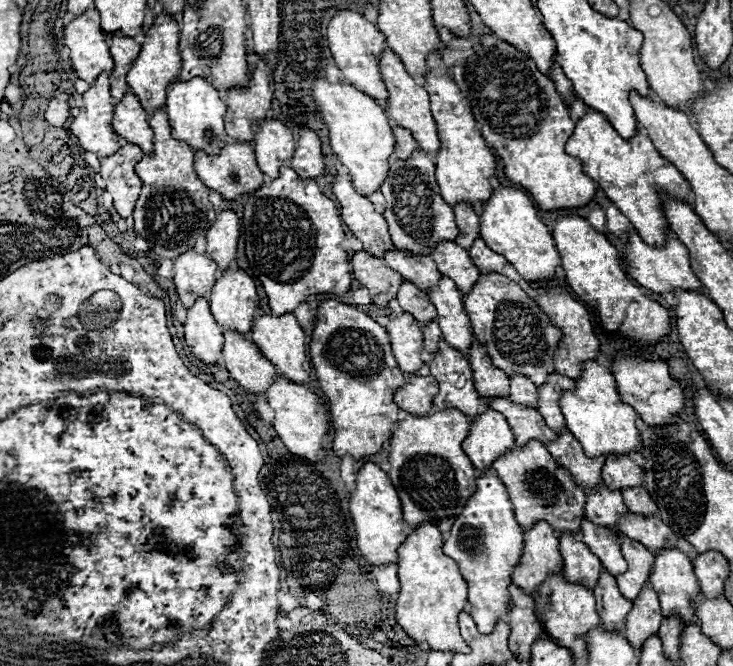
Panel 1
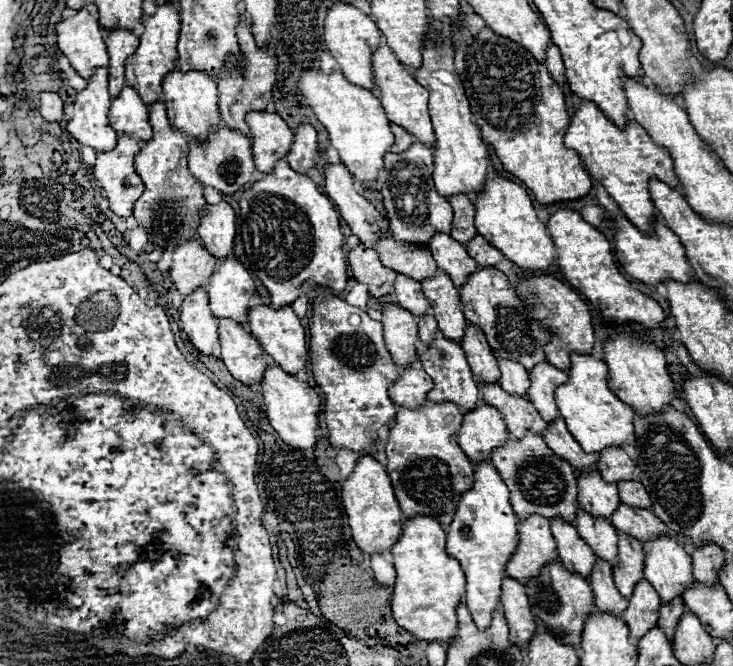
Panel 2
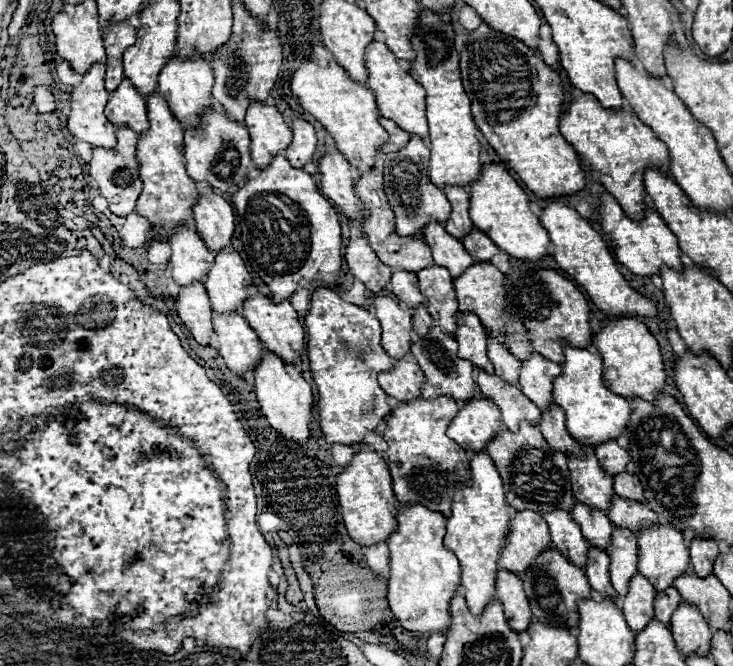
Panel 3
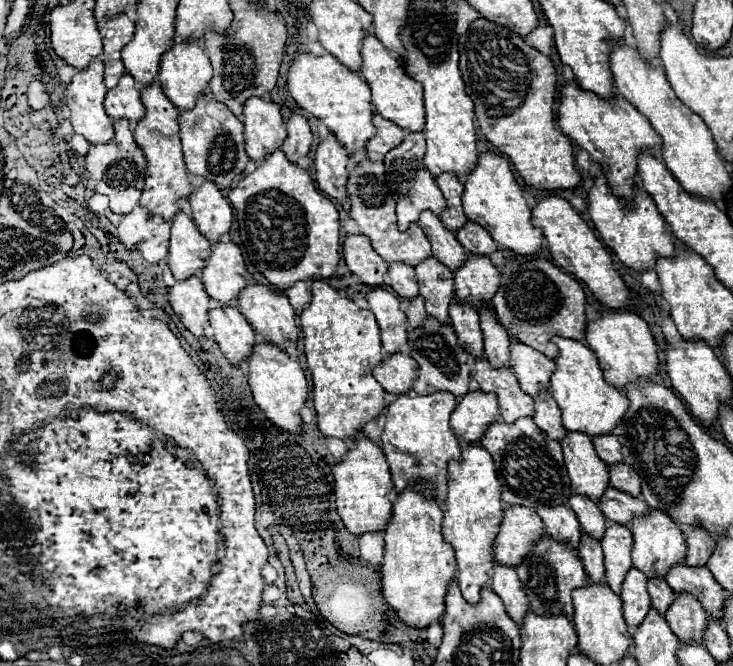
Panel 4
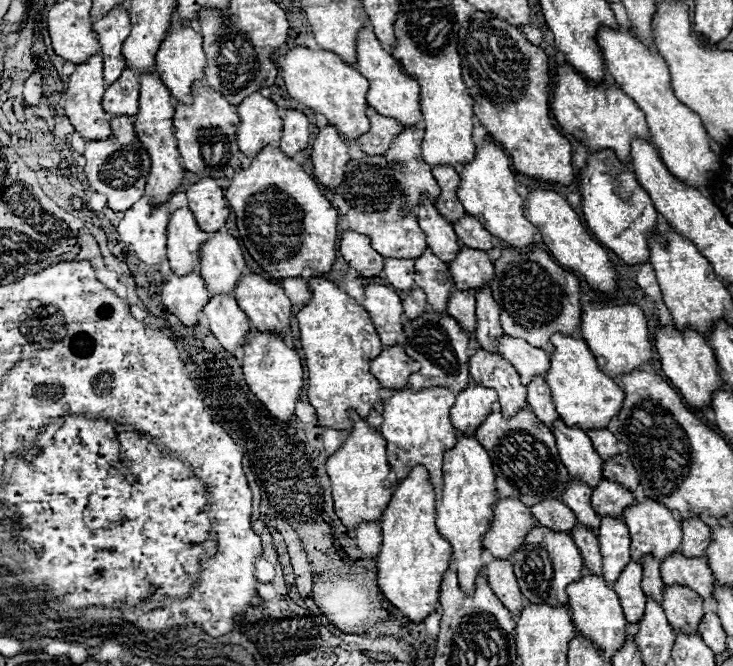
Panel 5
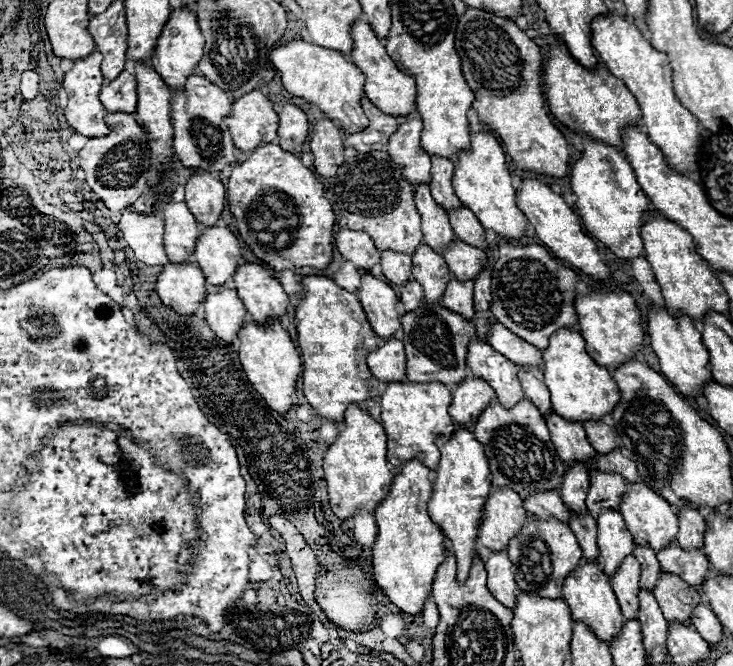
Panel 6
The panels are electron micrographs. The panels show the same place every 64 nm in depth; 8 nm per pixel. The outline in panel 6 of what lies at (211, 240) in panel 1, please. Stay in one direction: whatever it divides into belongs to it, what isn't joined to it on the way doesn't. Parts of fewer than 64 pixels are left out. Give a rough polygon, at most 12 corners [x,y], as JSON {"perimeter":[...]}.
{"perimeter":[[210,172],[186,182],[186,204],[204,226],[224,212],[226,188]]}

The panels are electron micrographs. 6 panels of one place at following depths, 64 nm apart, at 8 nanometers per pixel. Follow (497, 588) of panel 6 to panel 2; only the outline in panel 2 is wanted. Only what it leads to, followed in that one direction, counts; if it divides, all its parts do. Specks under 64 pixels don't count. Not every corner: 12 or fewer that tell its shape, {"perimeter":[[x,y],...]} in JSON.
{"perimeter":[[502,582],[502,608],[510,640],[526,650],[538,628],[526,586]]}

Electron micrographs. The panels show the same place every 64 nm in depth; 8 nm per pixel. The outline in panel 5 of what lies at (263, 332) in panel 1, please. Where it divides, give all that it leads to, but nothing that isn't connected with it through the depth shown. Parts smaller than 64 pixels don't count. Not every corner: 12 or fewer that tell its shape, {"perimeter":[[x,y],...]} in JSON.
{"perimeter":[[250,274],[236,288],[252,328],[286,338],[290,300]]}

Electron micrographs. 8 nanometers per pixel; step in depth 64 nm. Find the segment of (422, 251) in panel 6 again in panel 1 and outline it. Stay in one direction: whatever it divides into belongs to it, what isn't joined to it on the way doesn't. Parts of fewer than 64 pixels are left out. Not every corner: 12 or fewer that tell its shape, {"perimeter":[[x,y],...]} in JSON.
{"perimeter":[[450,278],[428,292],[444,340],[468,356],[474,336]]}

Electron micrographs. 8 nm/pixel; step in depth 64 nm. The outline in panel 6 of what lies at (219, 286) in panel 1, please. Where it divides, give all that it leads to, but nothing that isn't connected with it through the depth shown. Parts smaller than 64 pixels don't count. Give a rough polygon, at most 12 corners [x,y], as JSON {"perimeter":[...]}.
{"perimeter":[[226,226],[206,228],[194,258],[212,286],[230,284],[240,256]]}

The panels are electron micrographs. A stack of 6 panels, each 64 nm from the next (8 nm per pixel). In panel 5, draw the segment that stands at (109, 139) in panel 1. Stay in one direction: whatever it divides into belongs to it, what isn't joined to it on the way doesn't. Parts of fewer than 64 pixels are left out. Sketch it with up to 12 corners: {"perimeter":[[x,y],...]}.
{"perimeter":[[102,58],[68,78],[66,116],[86,140],[110,136]]}

